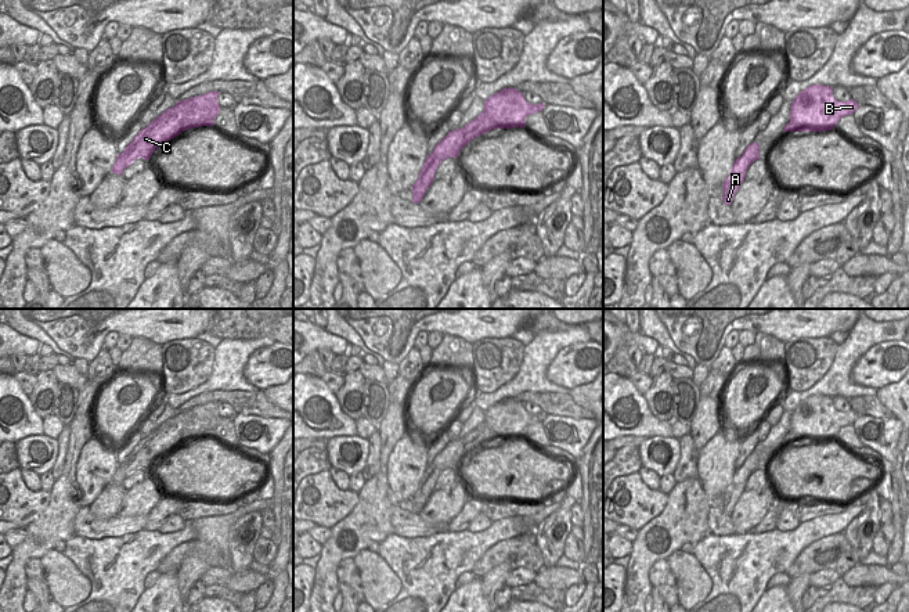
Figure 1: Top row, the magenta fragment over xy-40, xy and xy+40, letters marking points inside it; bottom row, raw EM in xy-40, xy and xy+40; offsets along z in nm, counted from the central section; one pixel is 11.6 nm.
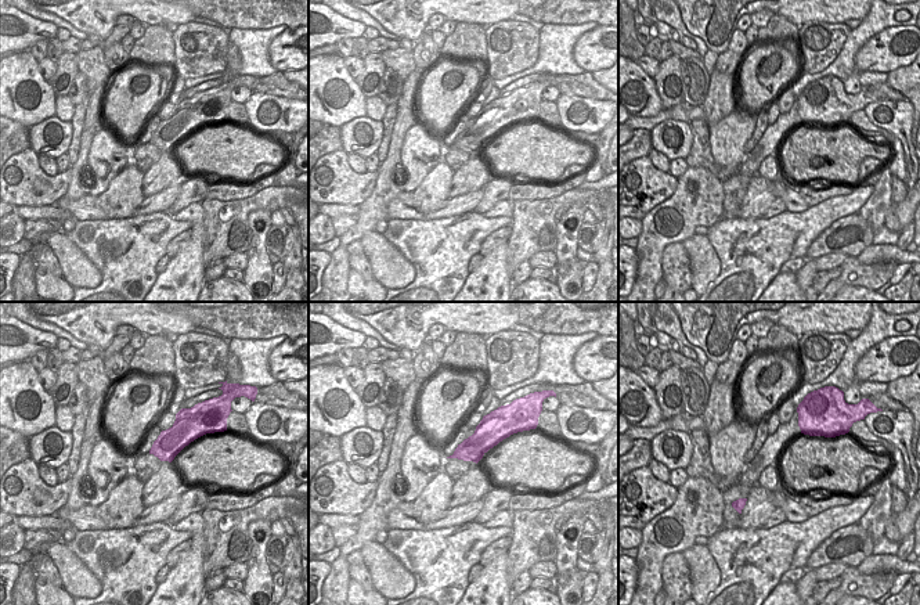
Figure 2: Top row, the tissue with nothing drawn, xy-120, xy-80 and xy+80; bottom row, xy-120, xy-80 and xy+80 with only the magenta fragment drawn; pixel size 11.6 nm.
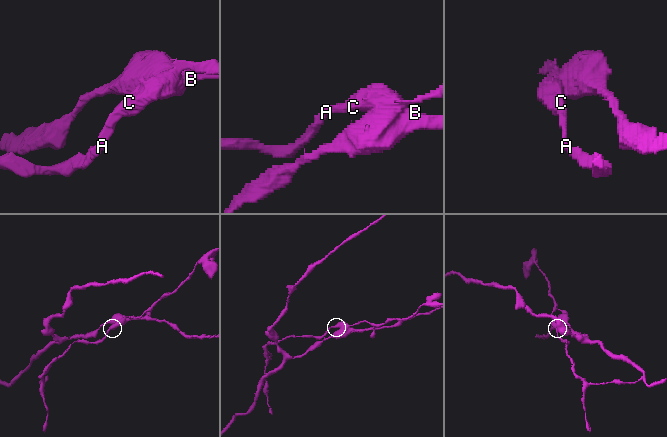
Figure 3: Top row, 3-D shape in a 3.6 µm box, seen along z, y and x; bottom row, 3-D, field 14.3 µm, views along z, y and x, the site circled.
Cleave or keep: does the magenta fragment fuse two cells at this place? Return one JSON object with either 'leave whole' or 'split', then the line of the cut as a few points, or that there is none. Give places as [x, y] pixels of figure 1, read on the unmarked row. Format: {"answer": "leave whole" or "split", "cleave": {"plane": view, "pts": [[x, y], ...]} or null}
{"answer": "split", "cleave": {"plane": "xy", "pts": [[484, 420], [497, 438]]}}

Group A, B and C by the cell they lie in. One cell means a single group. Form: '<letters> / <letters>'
A C / B

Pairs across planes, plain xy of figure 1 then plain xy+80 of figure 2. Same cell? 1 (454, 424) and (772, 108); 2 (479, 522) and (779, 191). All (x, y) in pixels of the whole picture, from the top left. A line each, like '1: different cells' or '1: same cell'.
1: same cell
2: same cell

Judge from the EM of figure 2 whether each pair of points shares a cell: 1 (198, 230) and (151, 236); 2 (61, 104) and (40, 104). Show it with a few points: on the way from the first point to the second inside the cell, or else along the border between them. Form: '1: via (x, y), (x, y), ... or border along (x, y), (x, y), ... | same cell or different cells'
1: border along (172, 216), (180, 222), (190, 222), (191, 229) | different cells
2: border along (56, 96), (54, 115) | different cells

